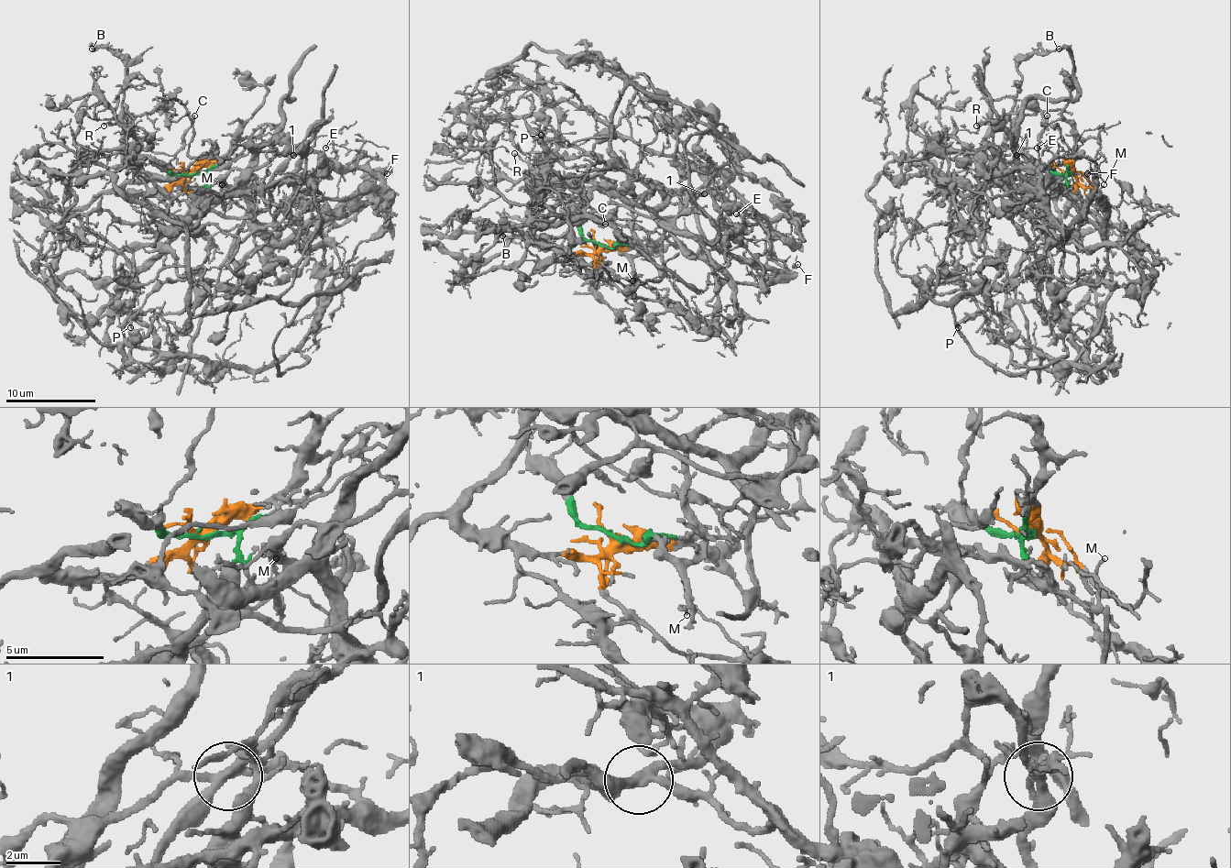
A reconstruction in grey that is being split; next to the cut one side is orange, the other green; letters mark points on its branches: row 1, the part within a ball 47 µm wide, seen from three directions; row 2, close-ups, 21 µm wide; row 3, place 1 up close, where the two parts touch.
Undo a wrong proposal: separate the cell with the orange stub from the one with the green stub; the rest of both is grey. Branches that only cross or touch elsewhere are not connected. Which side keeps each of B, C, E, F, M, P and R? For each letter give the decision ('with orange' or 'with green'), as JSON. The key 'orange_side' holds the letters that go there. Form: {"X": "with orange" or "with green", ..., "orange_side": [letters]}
{"B": "with orange", "C": "with green", "E": "with green", "F": "with orange", "M": "with green", "P": "with green", "R": "with orange", "orange_side": ["B", "F", "R"]}

